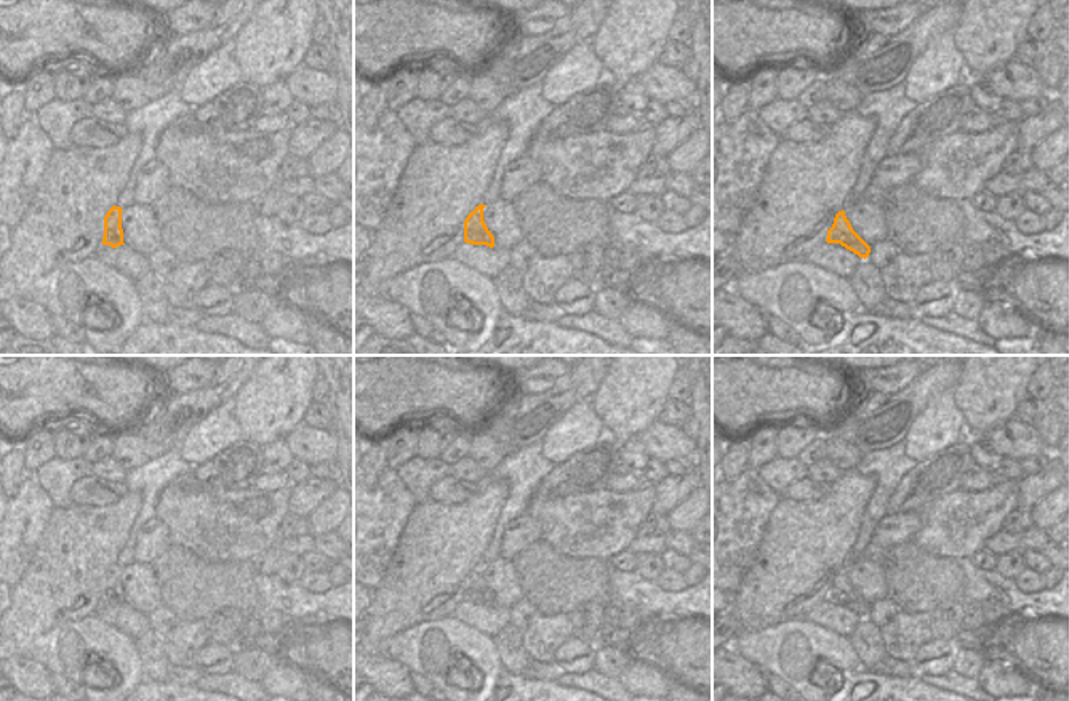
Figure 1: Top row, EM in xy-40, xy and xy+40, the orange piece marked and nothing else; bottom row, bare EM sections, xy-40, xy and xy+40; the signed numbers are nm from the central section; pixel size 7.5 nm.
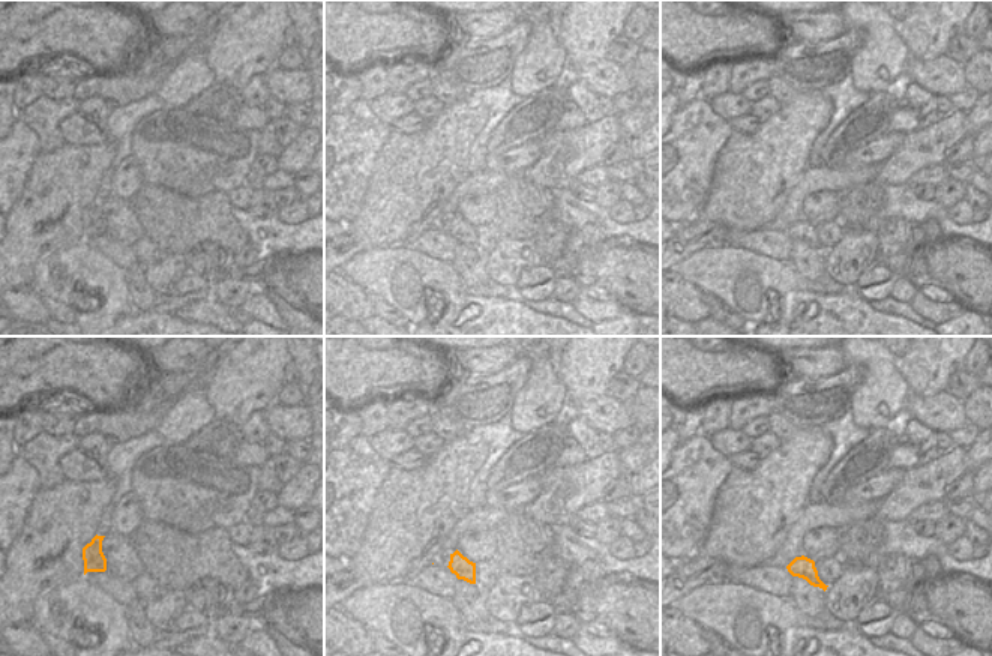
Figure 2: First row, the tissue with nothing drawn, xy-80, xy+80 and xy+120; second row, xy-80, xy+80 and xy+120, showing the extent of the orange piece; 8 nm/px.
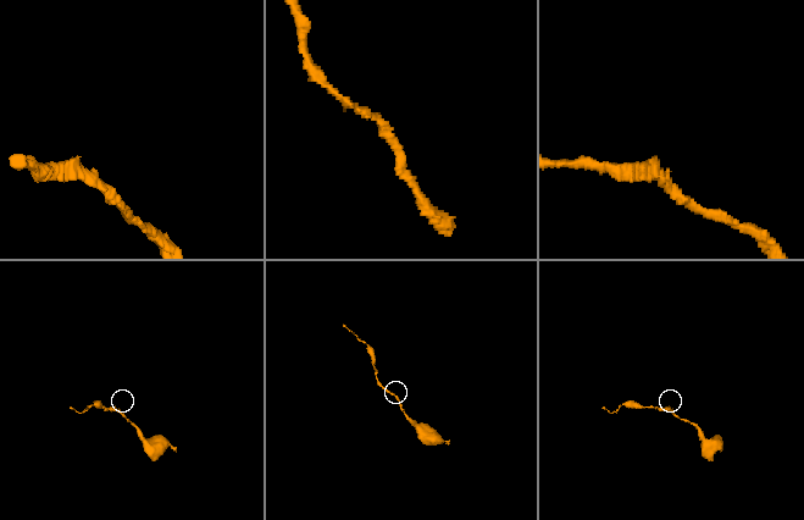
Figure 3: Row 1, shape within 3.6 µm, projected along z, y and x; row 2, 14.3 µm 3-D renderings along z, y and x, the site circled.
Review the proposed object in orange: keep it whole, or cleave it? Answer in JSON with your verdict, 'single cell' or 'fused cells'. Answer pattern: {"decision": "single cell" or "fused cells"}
{"decision": "single cell"}

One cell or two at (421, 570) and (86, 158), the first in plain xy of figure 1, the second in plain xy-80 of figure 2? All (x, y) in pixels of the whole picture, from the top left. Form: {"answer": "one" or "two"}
{"answer": "one"}

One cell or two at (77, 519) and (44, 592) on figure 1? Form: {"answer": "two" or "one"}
{"answer": "one"}

